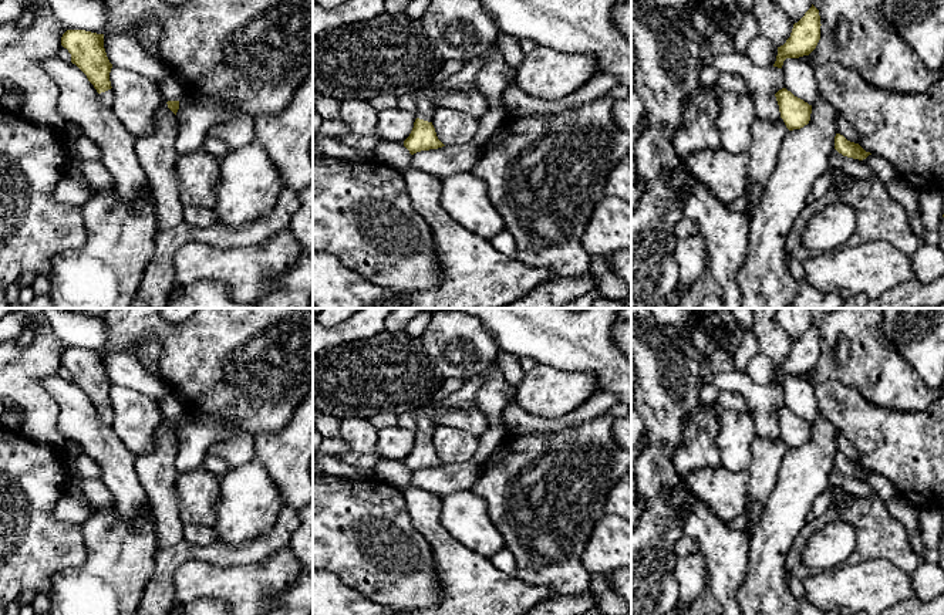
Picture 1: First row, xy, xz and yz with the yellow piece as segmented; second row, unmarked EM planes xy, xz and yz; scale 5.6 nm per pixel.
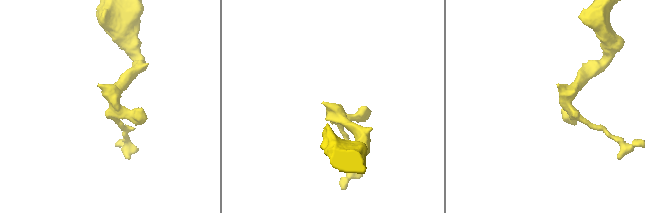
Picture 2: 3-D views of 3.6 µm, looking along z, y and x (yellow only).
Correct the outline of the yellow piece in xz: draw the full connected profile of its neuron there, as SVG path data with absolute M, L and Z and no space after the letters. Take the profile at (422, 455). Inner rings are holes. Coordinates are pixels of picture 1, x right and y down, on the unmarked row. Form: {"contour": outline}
{"contour": "M486 371L482 374L466 379L463 385L448 396L438 396L427 408L415 413L418 420L417 437L409 455L404 459L404 464L411 473L438 467L445 464L436 455L435 446L432 443L432 435L438 422L435 419L435 410L441 406L451 406L454 409L472 409L476 408L476 393L481 385L486 381Z"}

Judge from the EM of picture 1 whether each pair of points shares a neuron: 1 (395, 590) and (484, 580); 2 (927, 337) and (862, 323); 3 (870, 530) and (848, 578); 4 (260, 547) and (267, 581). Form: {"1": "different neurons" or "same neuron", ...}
{"1": "different neurons", "2": "different neurons", "3": "different neurons", "4": "different neurons"}

